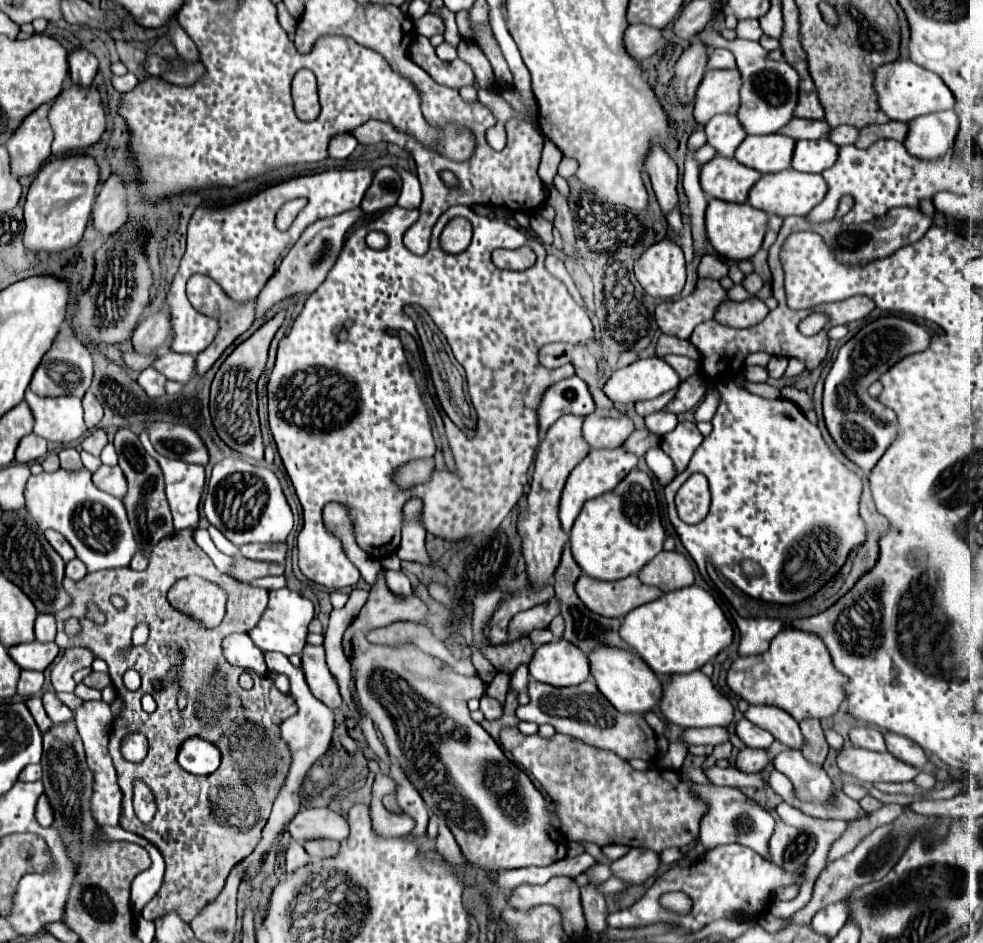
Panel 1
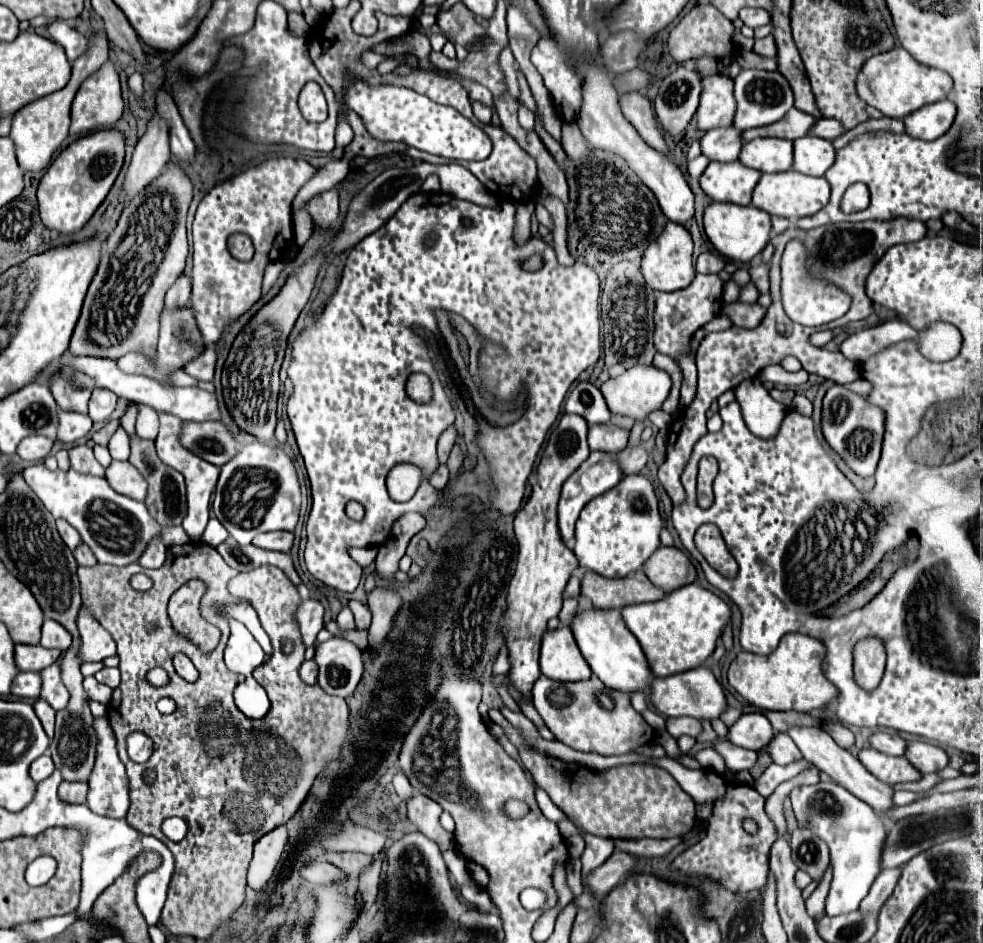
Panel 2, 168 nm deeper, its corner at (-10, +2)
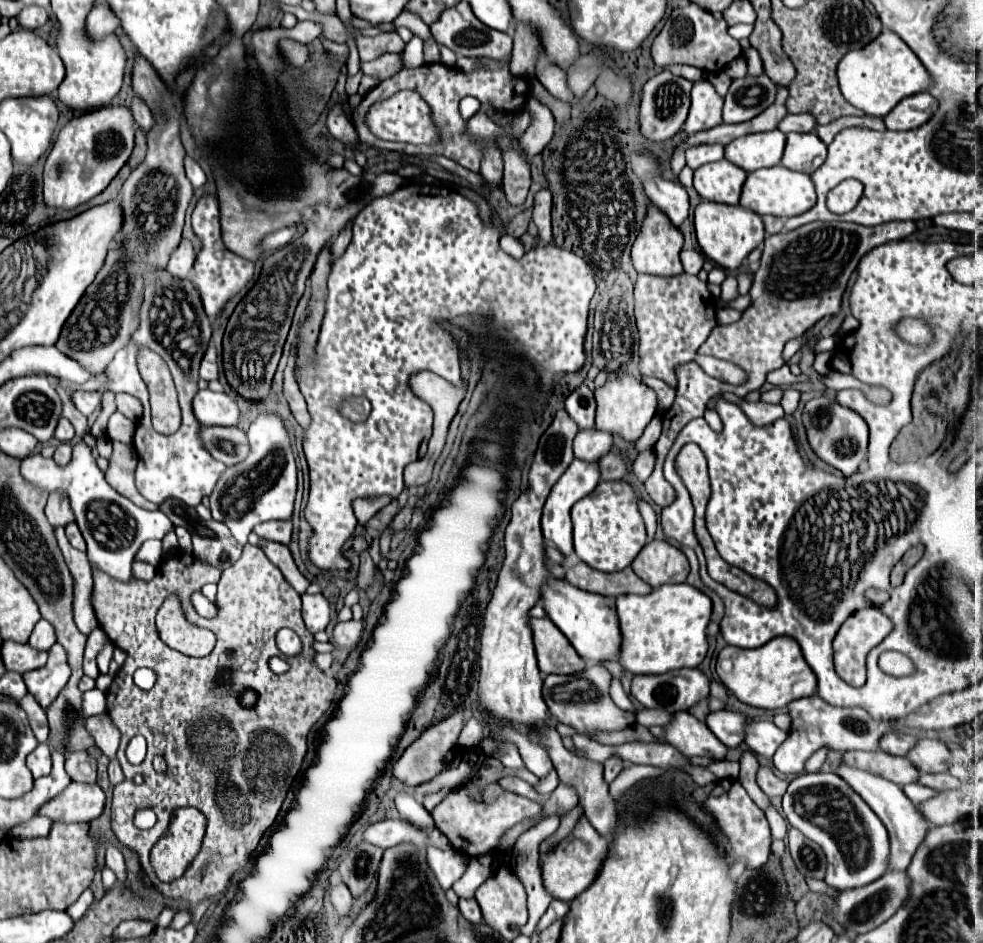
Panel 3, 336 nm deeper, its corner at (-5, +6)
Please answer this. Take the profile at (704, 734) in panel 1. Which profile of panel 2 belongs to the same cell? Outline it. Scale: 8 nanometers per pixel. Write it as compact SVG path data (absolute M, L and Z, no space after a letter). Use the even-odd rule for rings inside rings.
M671 717L665 721L665 725L673 737L681 737L681 735L697 737L701 733L701 723L697 719L691 719L691 717L675 717L675 719Z

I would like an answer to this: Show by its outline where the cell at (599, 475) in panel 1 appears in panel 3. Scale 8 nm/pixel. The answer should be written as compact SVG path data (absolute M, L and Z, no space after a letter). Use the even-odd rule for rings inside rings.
M574 459L572 465L566 469L566 473L558 479L558 483L552 487L552 493L548 495L548 501L544 505L544 515L542 515L542 533L546 541L552 541L566 557L572 553L572 519L570 519L570 509L576 501L582 497L590 495L600 481L598 473L598 463L588 463L588 461L578 461Z

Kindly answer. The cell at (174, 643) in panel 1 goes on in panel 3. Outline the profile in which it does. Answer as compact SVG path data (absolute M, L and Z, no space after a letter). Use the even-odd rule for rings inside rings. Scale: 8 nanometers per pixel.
M246 545L242 557L223 572L180 549L166 553L162 559L152 581L138 581L132 577L124 583L106 577L100 569L92 569L92 605L112 645L128 655L106 691L108 715L122 733L118 761L126 777L124 783L114 787L112 829L120 843L138 853L140 865L164 897L184 901L184 905L192 907L222 895L230 887L234 875L242 873L250 863L252 851L280 813L288 783L292 785L300 771L306 755L306 735L334 701L336 679L328 677L312 663L314 637L304 627L300 595L282 573L278 573L278 567L270 565L270 559L260 547ZM206 583L218 583L218 615L214 619L200 617L190 599L192 593ZM176 591L180 591L188 621L216 635L214 651L202 659L186 657L170 649L158 637L154 625L156 611L162 601ZM282 627L300 635L300 655L284 657L276 647L274 635ZM272 655L286 659L290 671L282 675L272 673L268 667ZM138 667L150 667L158 673L158 681L150 691L142 691L134 685L132 675ZM242 689L254 689L258 693L258 703L252 709L240 707L238 693ZM134 735L142 735L148 743L146 759L140 765L132 765L124 753ZM156 755L164 757L168 765L162 775L152 767ZM136 773L144 775L142 785L134 785L132 777ZM138 809L154 809L158 821L152 829L138 829L134 825Z

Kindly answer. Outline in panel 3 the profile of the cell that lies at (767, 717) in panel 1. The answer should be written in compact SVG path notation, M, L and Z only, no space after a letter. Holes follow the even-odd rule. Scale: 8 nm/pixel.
M838 763L836 767L836 775L842 777L848 785L852 785L852 789L870 805L870 809L880 817L880 821L886 825L888 835L890 835L890 857L888 857L888 871L904 871L910 865L910 859L914 855L914 851L918 849L918 845L922 843L922 839L926 837L928 831L928 823L926 819L920 815L920 811L916 809L916 805L904 797L900 785L890 783L878 775L866 773L862 769L856 767L848 767L844 763Z

